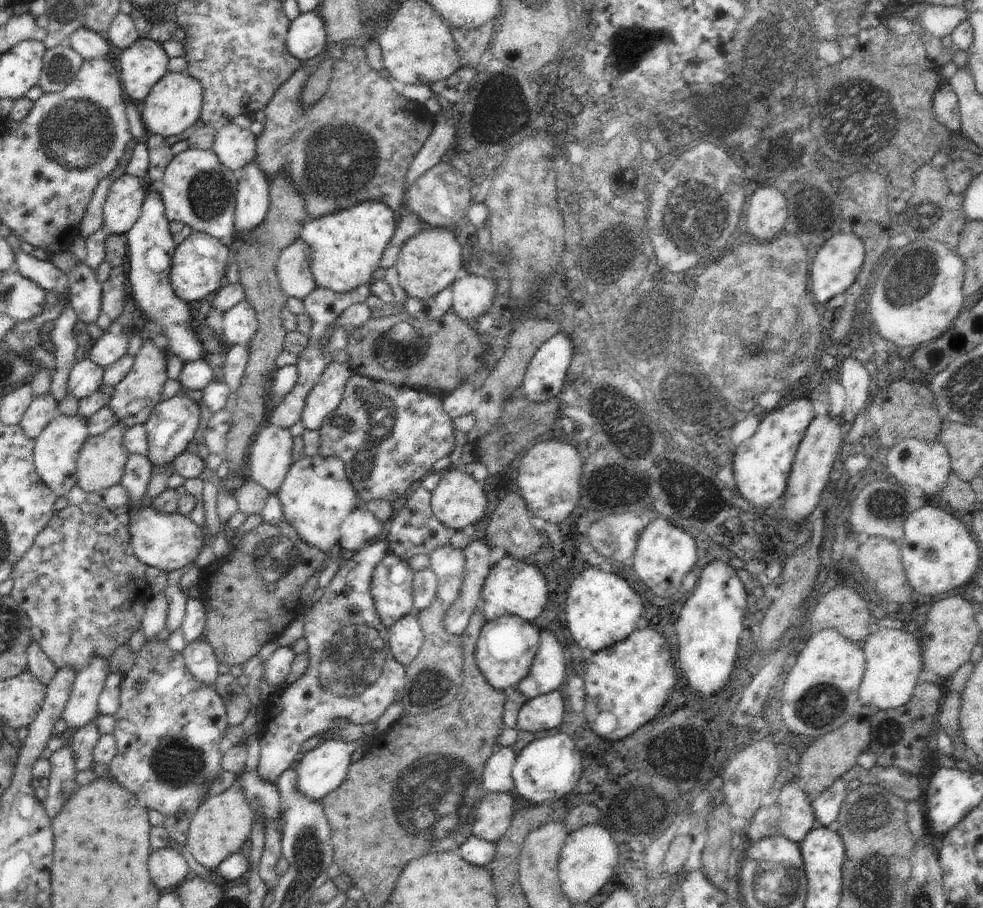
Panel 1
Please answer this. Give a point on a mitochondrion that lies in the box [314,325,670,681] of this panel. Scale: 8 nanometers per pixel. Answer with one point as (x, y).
(366, 422)

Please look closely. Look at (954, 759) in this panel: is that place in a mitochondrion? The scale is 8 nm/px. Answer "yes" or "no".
no

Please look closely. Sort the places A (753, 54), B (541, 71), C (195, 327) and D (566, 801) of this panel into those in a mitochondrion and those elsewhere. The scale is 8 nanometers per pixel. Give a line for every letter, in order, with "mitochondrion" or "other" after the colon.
A: mitochondrion
B: other
C: other
D: other

